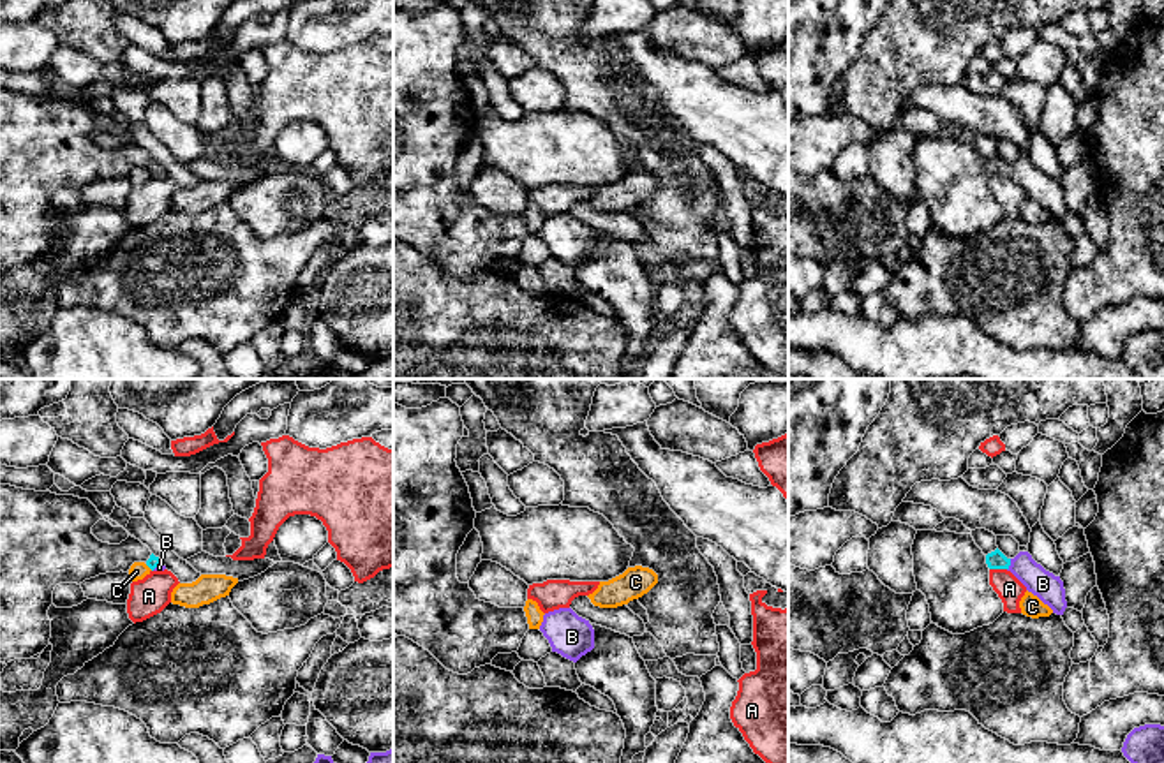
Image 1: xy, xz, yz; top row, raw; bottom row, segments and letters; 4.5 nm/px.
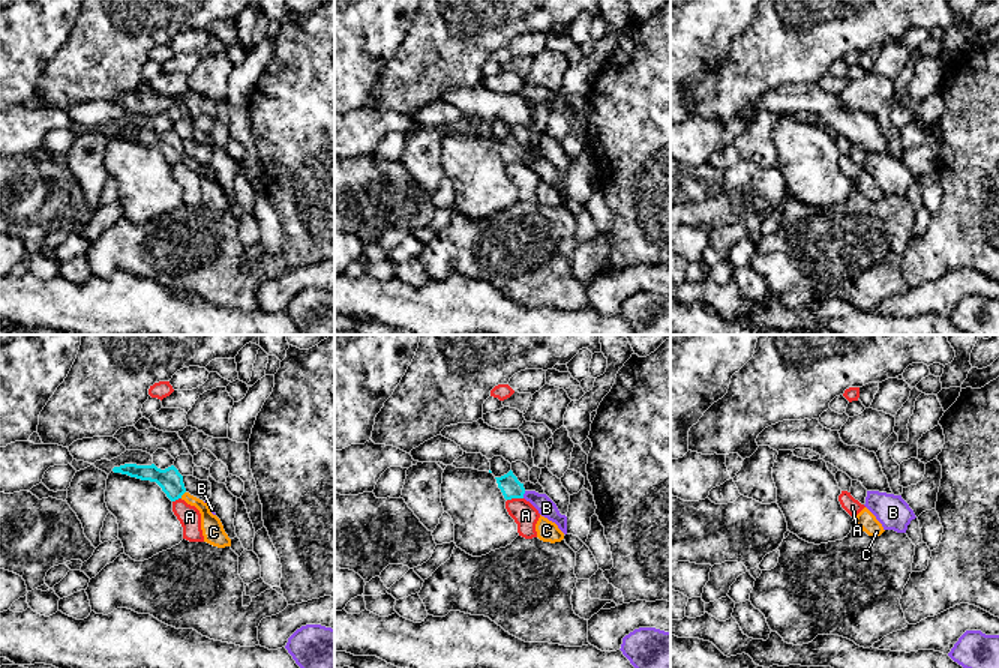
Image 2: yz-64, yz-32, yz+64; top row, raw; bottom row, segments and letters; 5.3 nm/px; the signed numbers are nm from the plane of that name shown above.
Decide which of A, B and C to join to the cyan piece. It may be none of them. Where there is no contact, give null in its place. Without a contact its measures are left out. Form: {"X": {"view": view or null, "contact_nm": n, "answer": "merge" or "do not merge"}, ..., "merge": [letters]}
{"A": {"view": "yz", "contact_nm": 80, "answer": "do not merge"}, "B": {"view": "yz", "contact_nm": 60, "answer": "merge"}, "C": {"view": "xy", "contact_nm": 50, "answer": "do not merge"}, "merge": ["B"]}

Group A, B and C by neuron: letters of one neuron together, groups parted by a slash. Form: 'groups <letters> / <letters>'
groups A / B / C

